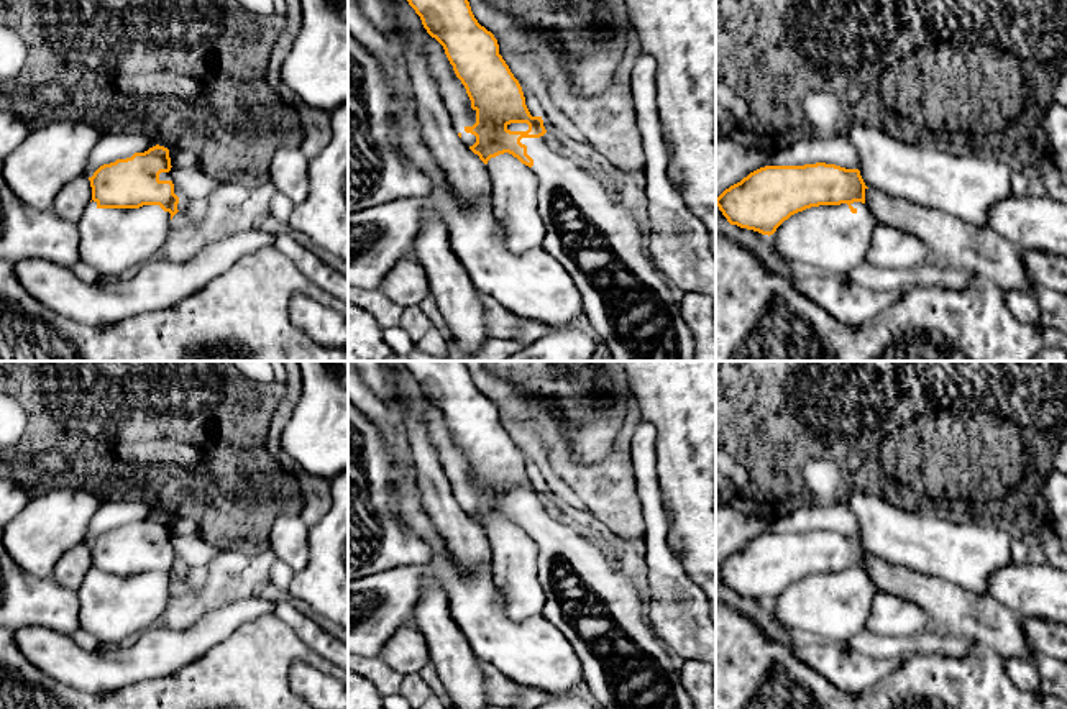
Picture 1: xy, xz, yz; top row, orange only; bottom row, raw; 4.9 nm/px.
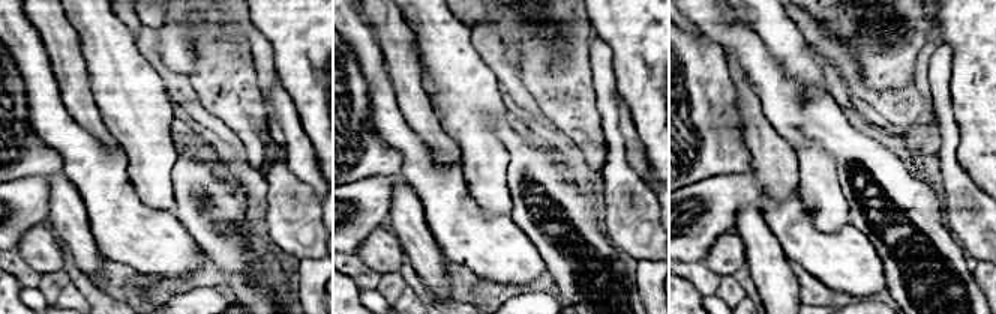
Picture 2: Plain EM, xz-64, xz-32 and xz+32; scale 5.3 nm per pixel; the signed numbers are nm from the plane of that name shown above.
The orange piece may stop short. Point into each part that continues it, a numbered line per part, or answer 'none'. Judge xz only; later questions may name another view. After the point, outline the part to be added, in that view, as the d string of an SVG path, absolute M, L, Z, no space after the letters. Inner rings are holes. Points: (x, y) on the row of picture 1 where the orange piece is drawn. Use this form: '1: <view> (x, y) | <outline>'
1: xz (512, 197) | M509 153L486 164L491 179L491 208L515 254L542 248L545 225L537 205L537 176Z

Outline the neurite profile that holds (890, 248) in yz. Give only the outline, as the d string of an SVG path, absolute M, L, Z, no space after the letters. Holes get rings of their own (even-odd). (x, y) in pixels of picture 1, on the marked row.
M877 225L865 261L878 269L913 269L931 259L926 245L914 235Z

